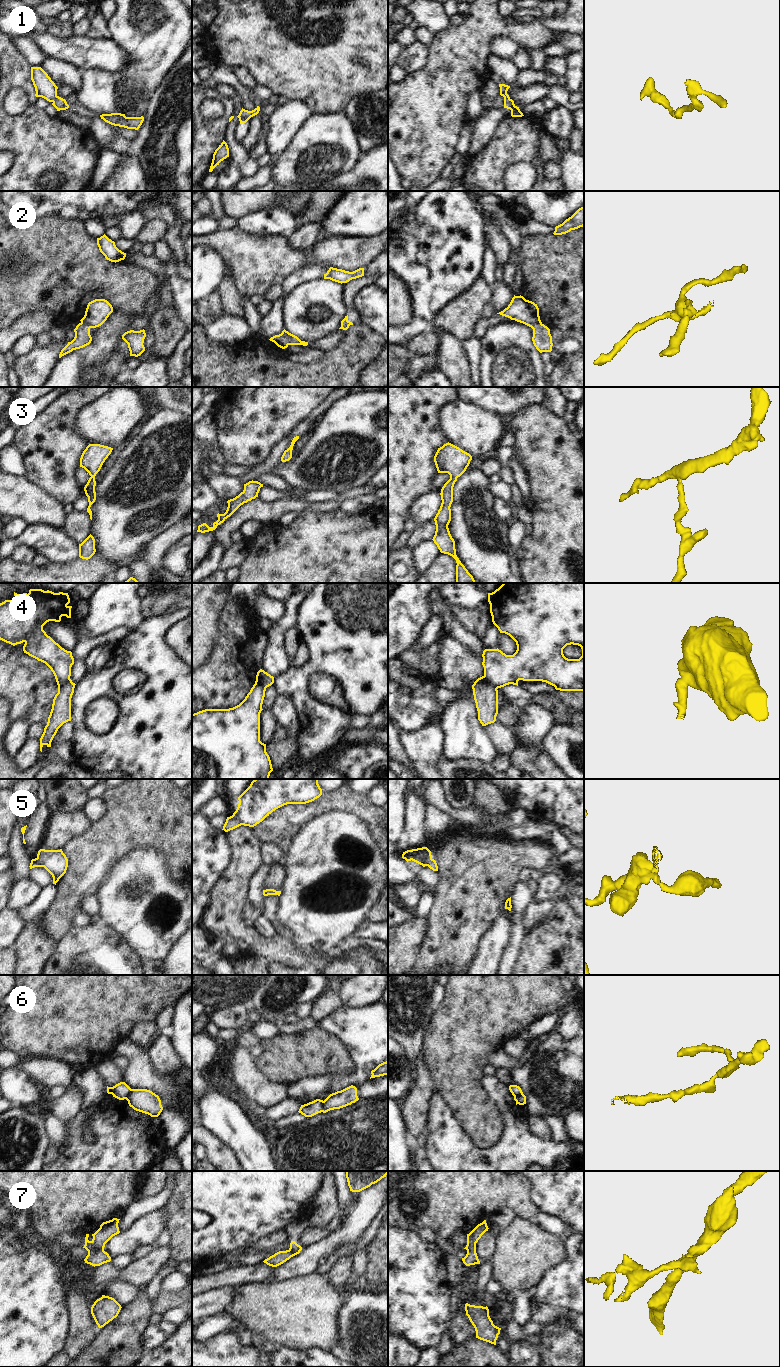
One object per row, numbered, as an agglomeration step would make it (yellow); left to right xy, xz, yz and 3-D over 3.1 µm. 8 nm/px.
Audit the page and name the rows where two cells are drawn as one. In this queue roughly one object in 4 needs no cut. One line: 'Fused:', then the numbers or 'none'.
Fused: 2, 4, 5, 6, 7

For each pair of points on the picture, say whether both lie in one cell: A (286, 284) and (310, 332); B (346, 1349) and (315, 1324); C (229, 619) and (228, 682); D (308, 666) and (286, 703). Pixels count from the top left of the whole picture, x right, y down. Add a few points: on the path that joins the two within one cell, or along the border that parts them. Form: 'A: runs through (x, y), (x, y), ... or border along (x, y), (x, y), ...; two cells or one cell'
A: border along (311, 280), (298, 284), (283, 299), (281, 313); two cells
B: border along (339, 1319), (338, 1353); two cells
C: runs through (229, 635), (228, 666); one cell
D: border along (279, 694), (291, 698), (296, 719); two cells

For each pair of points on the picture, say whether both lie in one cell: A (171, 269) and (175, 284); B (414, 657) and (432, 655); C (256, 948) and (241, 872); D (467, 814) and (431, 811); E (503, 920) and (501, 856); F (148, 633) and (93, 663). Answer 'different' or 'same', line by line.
A: same
B: same
C: same
D: different
E: different
F: different

